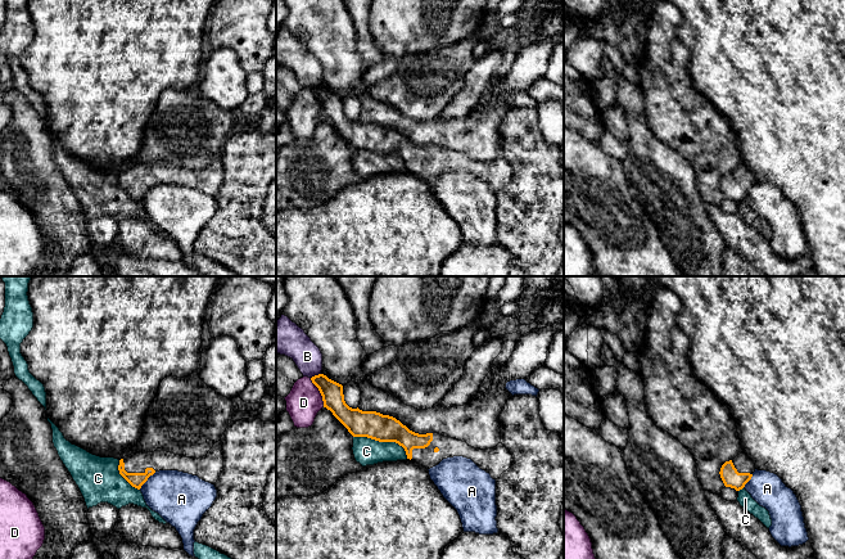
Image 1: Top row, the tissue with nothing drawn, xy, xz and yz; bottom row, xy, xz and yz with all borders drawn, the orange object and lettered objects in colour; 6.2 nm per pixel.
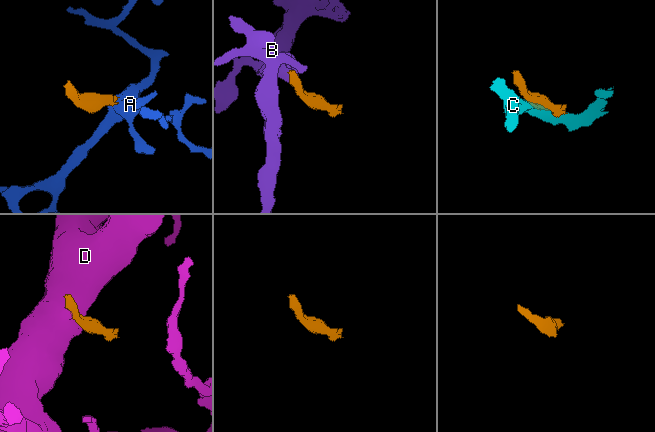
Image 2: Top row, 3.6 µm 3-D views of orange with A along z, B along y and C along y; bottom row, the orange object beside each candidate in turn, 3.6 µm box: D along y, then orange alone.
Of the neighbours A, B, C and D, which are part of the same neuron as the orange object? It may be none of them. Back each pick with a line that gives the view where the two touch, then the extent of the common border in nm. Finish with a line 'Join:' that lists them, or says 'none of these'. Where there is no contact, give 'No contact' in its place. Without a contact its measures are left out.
Join: none of these

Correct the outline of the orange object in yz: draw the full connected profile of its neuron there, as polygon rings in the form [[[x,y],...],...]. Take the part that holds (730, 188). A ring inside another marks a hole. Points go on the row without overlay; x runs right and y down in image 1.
[[[742,164],[733,172],[726,173],[722,177],[719,186],[726,199],[740,203],[751,191],[754,184],[754,173]]]

